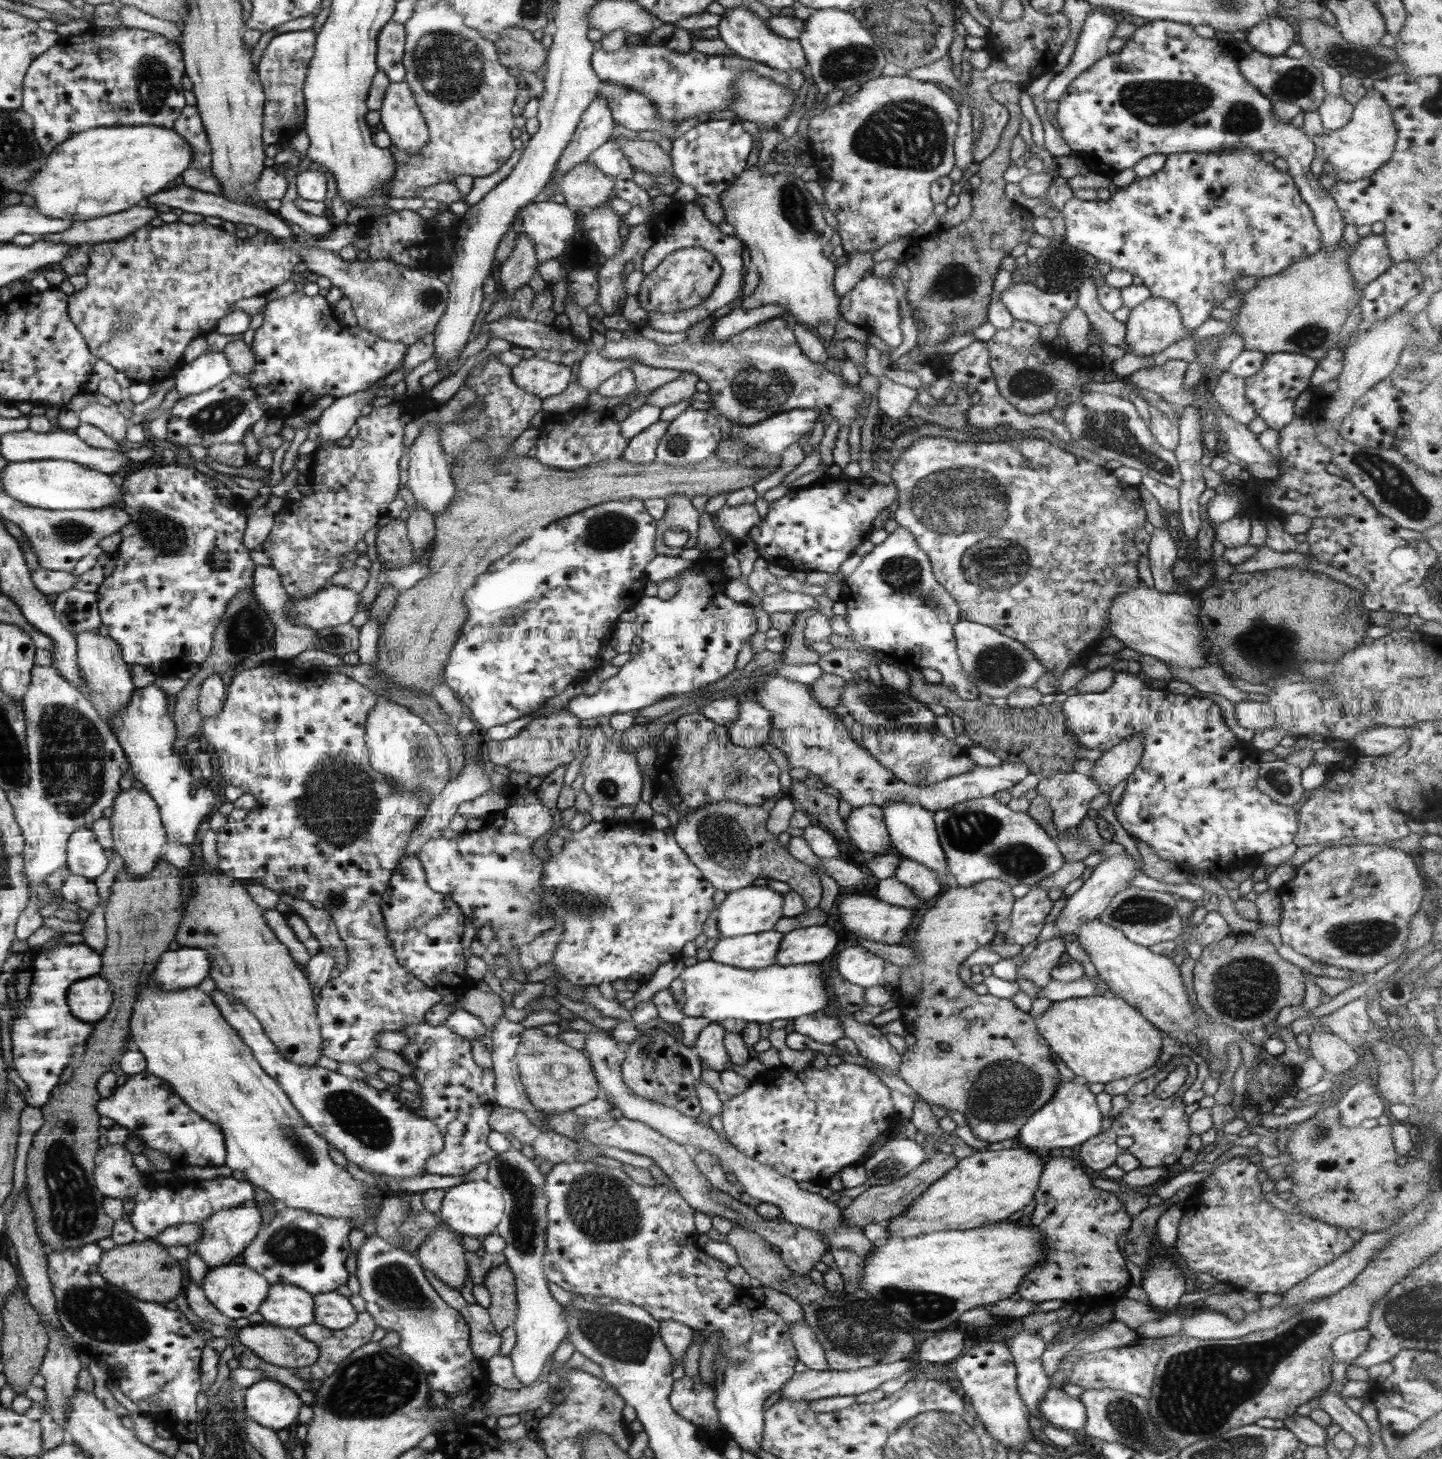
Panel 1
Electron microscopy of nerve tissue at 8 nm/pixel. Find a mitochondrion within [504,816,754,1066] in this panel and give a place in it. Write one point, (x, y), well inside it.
(583, 905)

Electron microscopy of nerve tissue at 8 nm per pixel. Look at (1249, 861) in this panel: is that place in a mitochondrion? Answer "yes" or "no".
no

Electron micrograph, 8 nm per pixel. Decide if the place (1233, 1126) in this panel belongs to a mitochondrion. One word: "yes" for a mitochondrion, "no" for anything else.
no

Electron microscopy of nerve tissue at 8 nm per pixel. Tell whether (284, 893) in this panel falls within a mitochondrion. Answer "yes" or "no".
no

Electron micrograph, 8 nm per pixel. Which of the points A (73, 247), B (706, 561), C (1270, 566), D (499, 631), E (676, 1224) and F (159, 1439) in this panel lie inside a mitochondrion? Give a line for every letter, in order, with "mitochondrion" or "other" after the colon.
A: other
B: other
C: other
D: mitochondrion
E: other
F: other

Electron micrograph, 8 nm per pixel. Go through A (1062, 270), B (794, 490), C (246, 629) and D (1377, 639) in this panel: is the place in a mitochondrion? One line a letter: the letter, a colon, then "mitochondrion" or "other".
A: mitochondrion
B: other
C: mitochondrion
D: other

